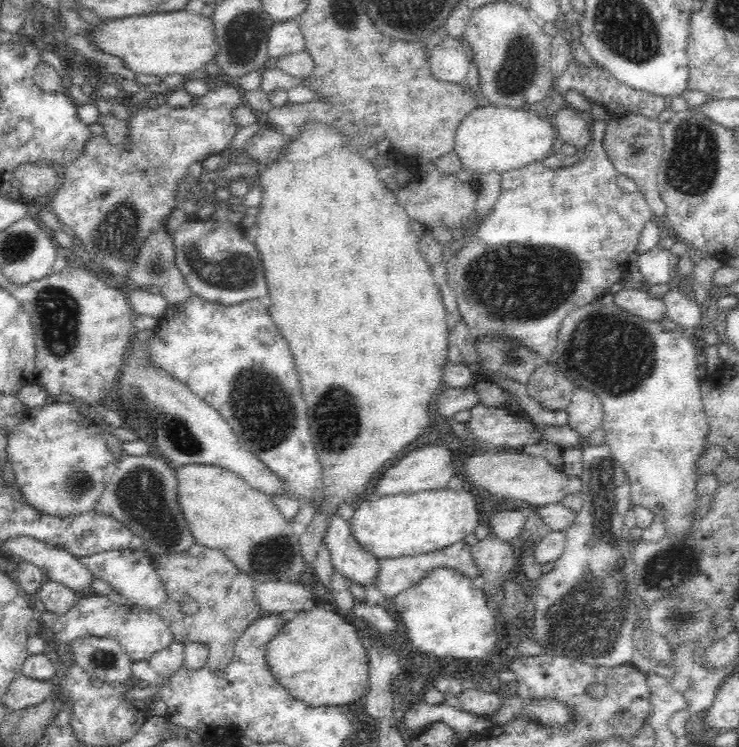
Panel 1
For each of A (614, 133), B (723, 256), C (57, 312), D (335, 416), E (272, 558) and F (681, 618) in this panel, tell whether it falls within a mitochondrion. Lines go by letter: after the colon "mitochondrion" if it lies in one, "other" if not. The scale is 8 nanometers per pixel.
A: other
B: other
C: mitochondrion
D: mitochondrion
E: mitochondrion
F: mitochondrion

